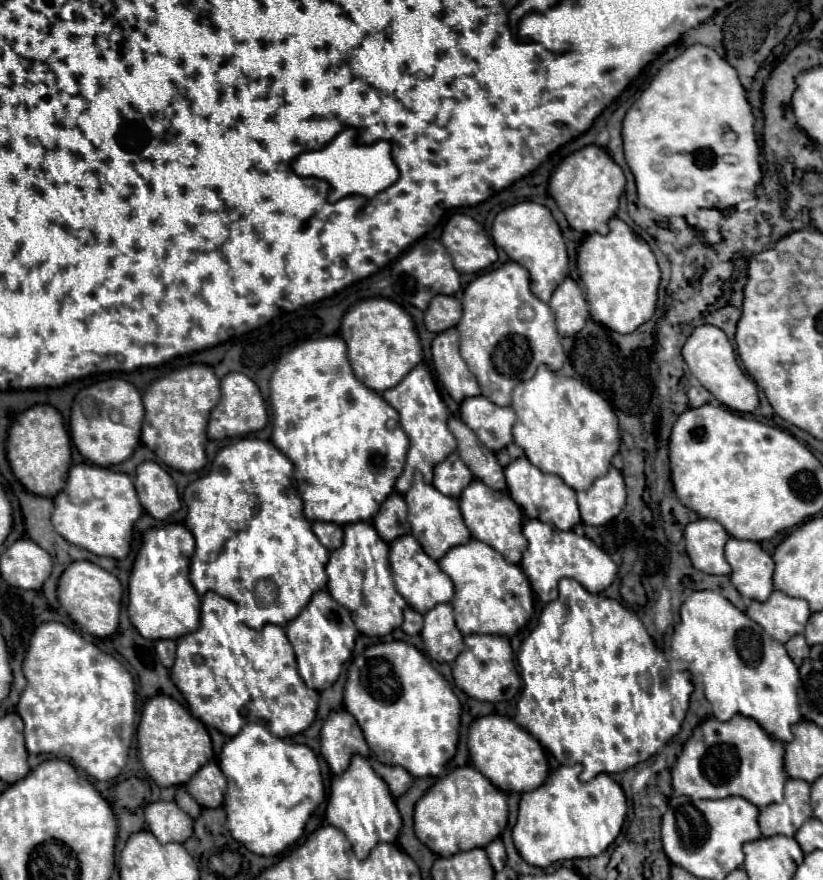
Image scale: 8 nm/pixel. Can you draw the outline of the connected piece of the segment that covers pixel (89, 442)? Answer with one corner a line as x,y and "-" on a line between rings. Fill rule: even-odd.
118,377
104,379
92,387
82,389
72,403
70,437
73,445
90,463
108,467
126,461
140,443
140,427
144,419
144,405
140,391

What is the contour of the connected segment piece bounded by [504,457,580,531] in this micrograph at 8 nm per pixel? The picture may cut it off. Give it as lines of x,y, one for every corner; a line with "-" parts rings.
518,457
510,461
510,465
504,469
506,483
510,497
522,507
526,517
540,519
544,523
556,525
560,531
570,531
580,523
580,511
576,503
576,491
570,489
558,475
546,475
538,467
534,467
526,457

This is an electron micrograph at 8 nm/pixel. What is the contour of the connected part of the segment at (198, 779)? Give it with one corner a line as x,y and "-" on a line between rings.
212,761
204,765
186,785
188,793
198,801
202,807
220,807
226,791
226,779
220,767

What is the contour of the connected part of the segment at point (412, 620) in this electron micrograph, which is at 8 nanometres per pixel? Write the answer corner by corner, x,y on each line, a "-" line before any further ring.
406,607
406,609
404,609
402,629
404,629
408,635
420,633
420,631
422,631
422,621
424,621
424,617
422,617
418,611
414,611
412,607

